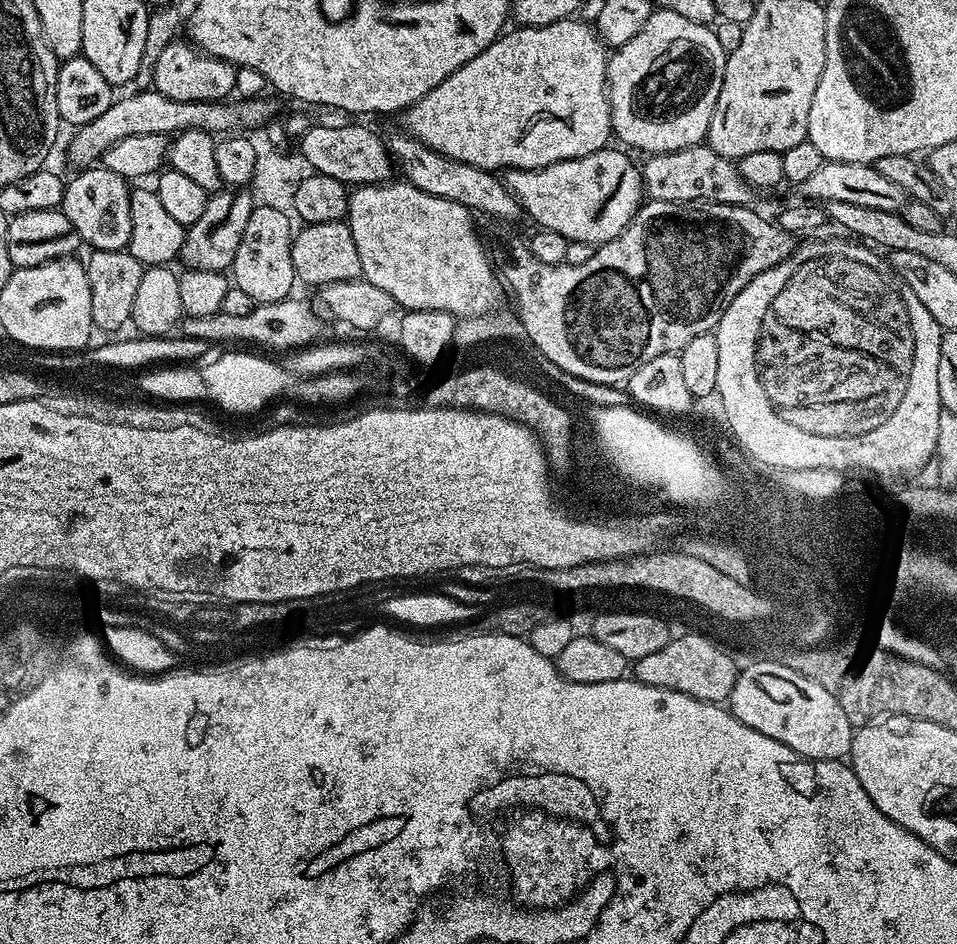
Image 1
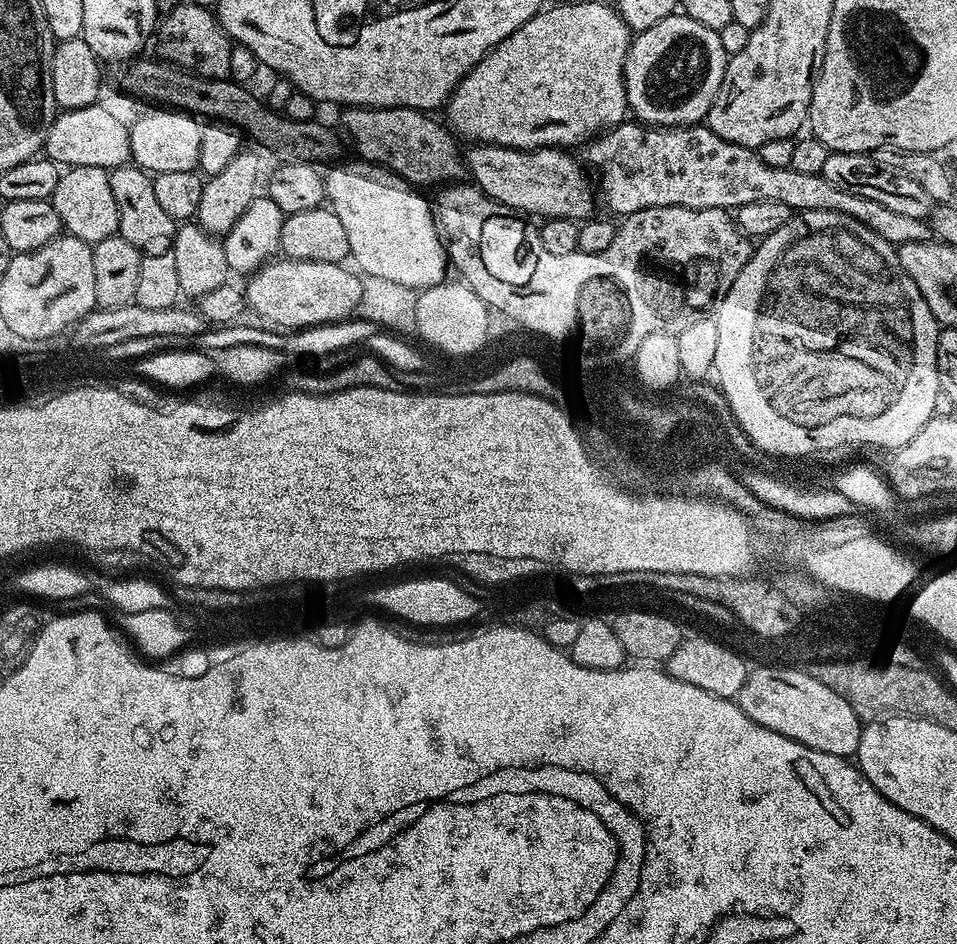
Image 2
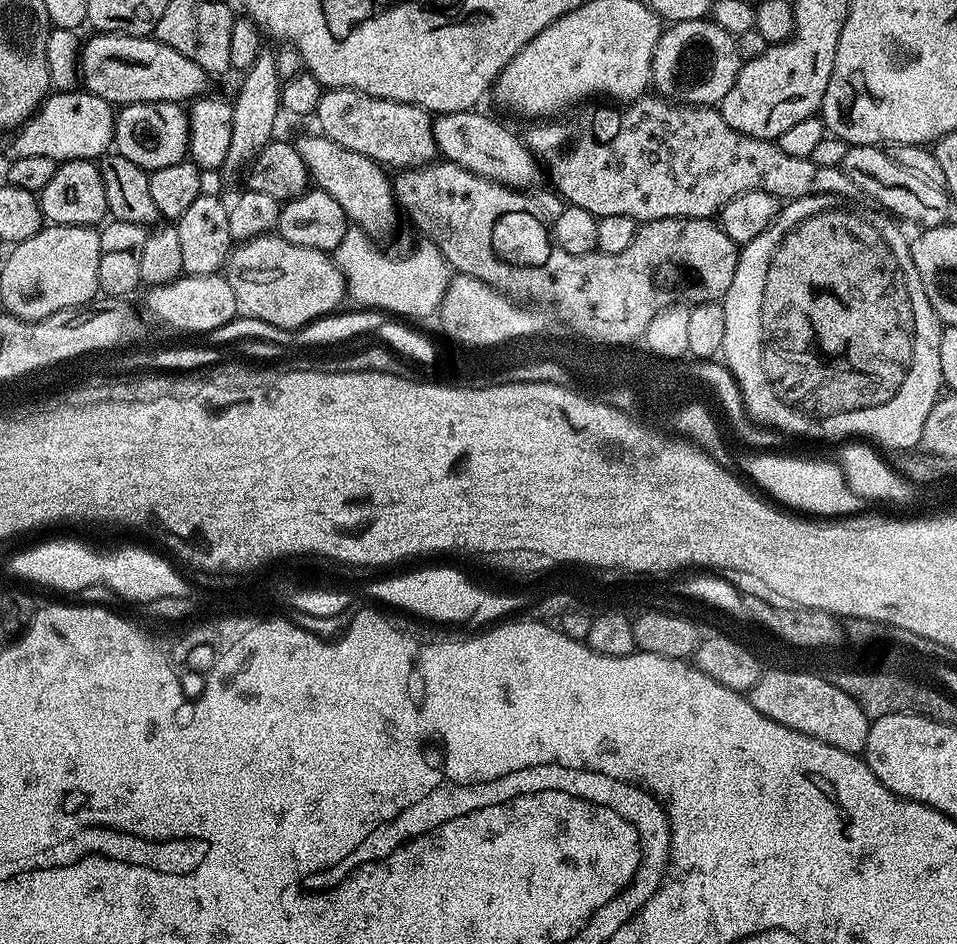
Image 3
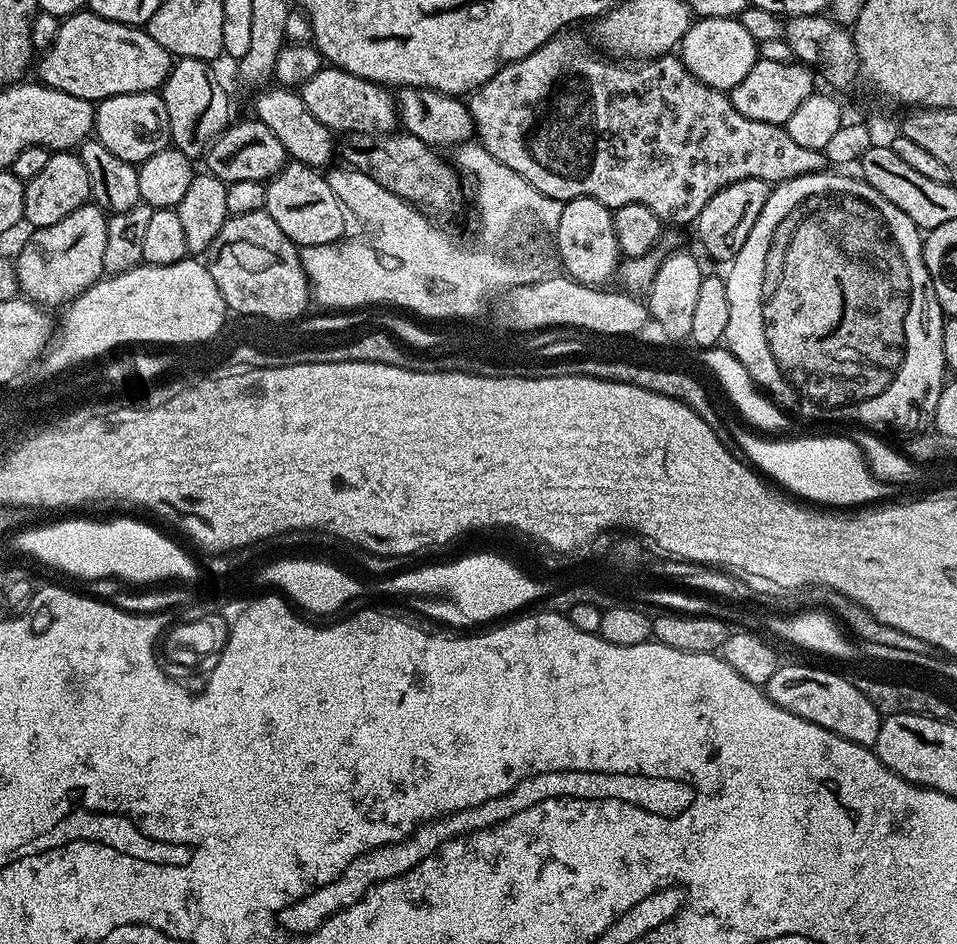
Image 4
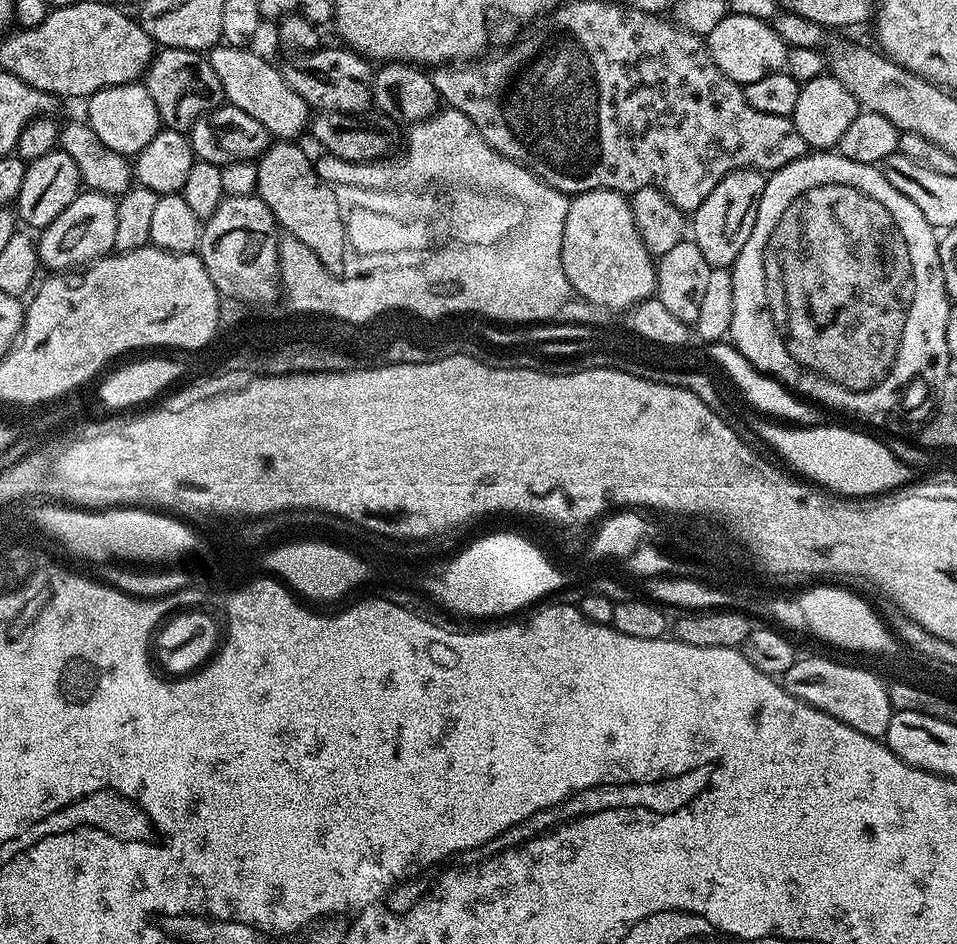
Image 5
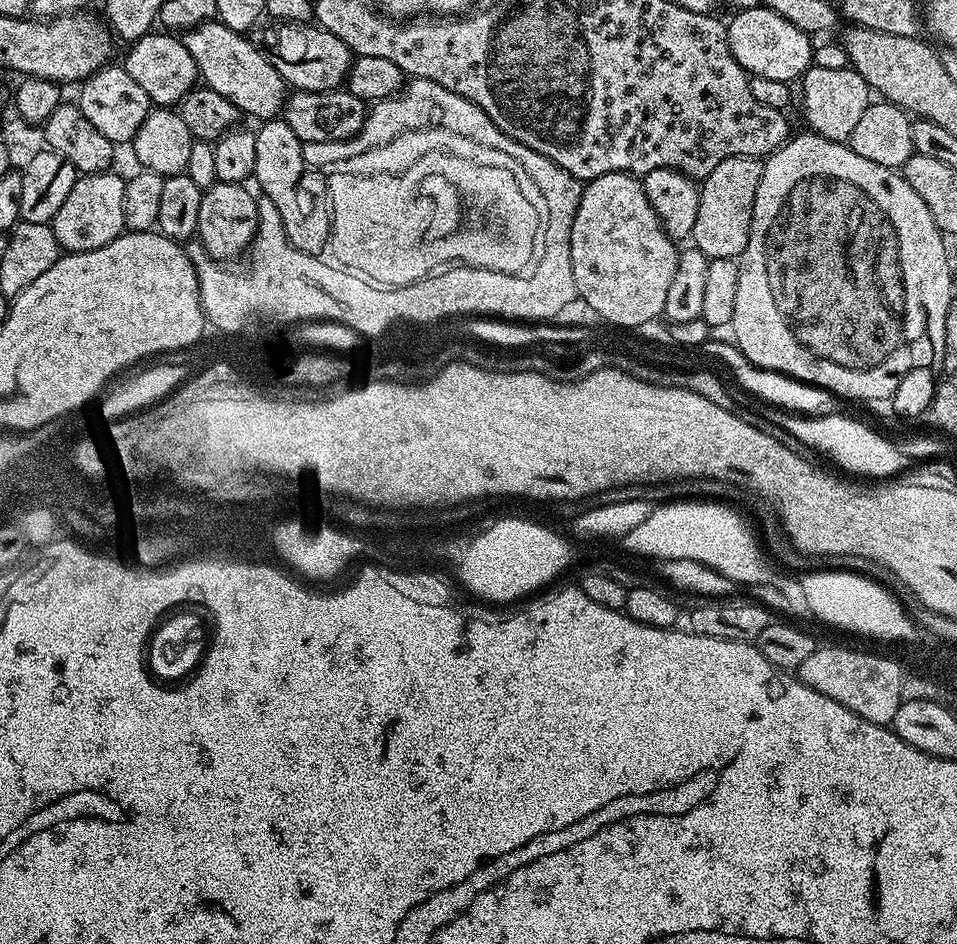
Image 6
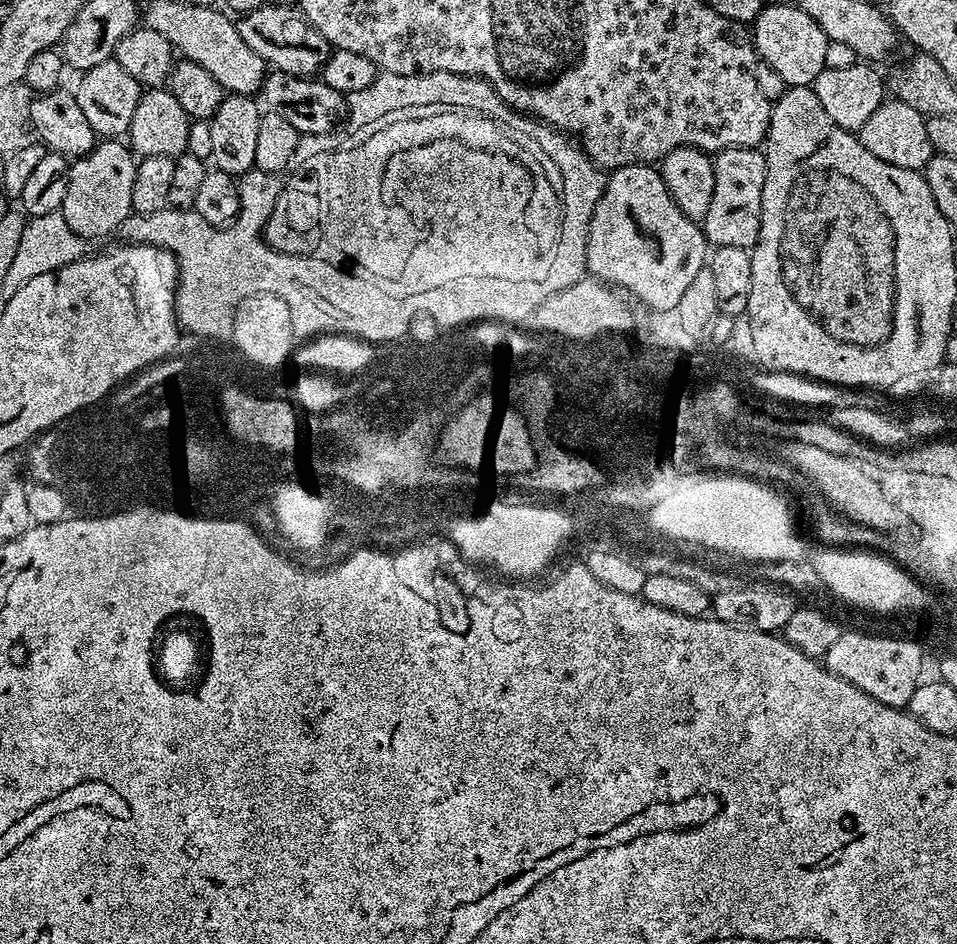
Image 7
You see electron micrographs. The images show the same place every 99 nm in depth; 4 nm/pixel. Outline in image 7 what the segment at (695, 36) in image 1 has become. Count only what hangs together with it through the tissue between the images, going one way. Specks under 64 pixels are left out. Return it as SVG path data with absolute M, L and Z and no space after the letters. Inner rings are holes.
M769 3L756 15L750 28L753 44L756 45L756 55L761 61L778 72L785 85L793 88L807 88L822 74L826 60L826 46L829 38L822 34L822 28L814 18L803 12L795 3Z

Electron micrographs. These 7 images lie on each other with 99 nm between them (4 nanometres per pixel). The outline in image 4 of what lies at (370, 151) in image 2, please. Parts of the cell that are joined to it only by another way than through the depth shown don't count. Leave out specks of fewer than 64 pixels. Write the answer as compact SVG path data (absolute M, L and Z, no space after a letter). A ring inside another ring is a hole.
M325 66L314 74L299 89L302 102L306 102L306 110L322 122L322 126L332 129L336 134L350 132L374 132L383 134L394 132L398 128L398 104L387 87L376 84L366 78L358 78L340 68Z

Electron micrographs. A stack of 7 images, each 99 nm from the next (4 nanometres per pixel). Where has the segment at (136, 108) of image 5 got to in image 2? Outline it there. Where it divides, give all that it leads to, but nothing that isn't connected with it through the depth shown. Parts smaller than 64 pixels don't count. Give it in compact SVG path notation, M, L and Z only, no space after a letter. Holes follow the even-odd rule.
M164 106L161 112L148 112L130 124L130 148L135 167L149 174L173 170L197 171L202 154L202 124L190 112Z

